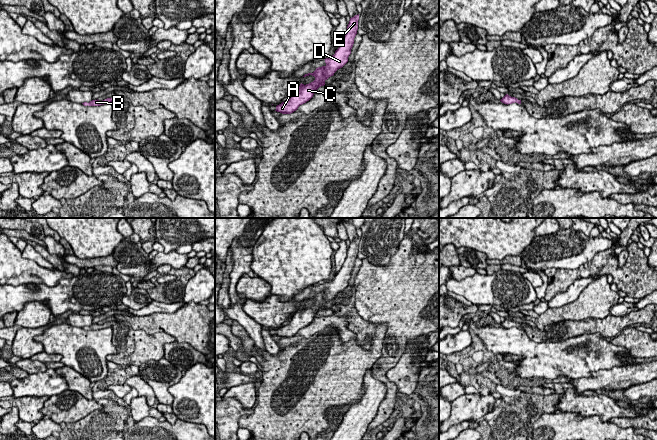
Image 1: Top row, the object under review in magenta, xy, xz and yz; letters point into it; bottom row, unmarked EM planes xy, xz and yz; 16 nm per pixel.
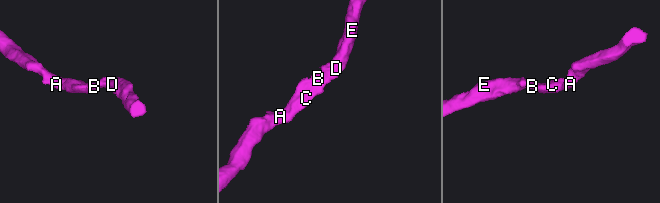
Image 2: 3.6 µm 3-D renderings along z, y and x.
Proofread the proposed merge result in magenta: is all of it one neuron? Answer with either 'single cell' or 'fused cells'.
single cell

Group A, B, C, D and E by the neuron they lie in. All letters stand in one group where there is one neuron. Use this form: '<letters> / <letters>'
A B C D E

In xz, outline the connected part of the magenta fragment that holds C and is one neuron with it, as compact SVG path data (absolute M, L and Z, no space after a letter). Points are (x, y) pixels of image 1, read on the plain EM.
M359 238L350 242L349 248L347 250L347 256L345 261L335 275L335 278L324 283L326 289L316 292L313 297L305 298L303 301L312 299L315 304L309 308L300 308L291 318L290 323L287 326L282 326L276 330L277 336L282 338L291 338L298 333L298 331L307 325L309 325L316 314L325 309L325 305L334 299L334 297L342 292L347 286L348 281L351 278L351 273L354 268L354 262L358 254L358 244Z

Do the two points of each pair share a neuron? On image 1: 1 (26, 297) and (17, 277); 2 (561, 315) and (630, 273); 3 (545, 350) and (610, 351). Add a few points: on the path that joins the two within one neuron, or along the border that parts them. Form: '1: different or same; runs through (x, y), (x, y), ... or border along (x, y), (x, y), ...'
1: different; border along (25, 283), (10, 285)
2: different; border along (606, 274), (598, 277)
3: same; runs through (561, 356), (588, 356), (594, 351)

